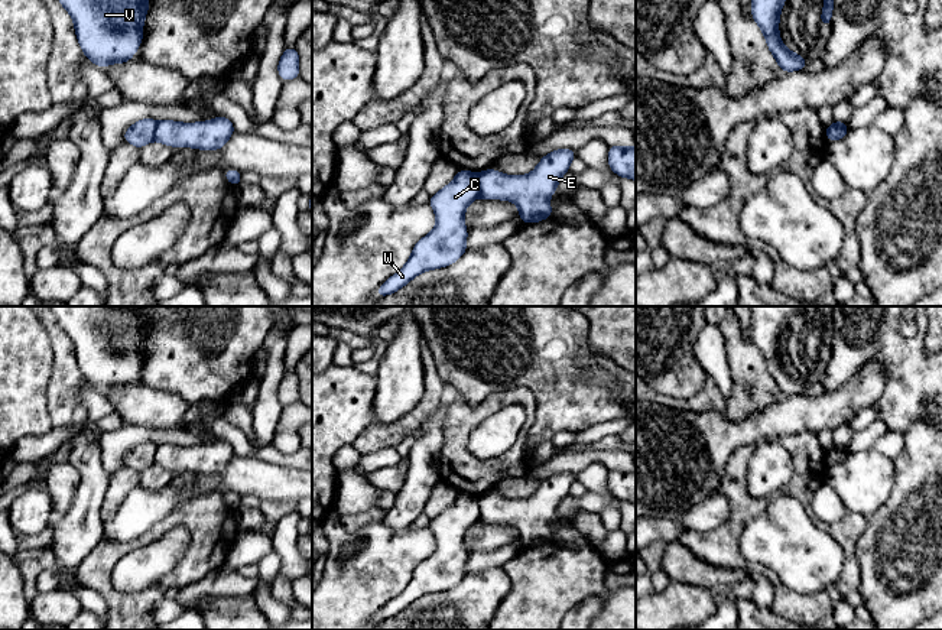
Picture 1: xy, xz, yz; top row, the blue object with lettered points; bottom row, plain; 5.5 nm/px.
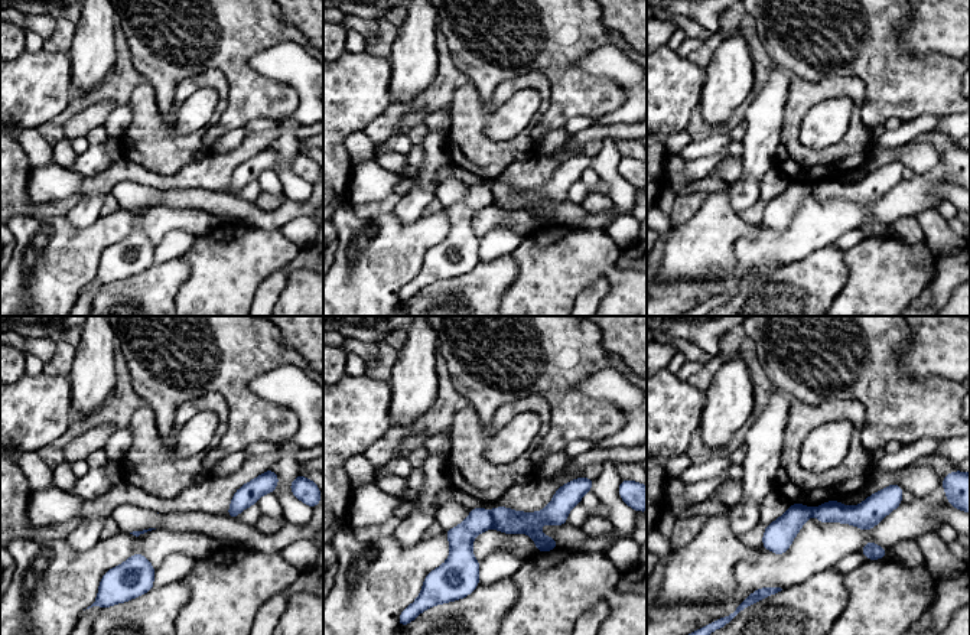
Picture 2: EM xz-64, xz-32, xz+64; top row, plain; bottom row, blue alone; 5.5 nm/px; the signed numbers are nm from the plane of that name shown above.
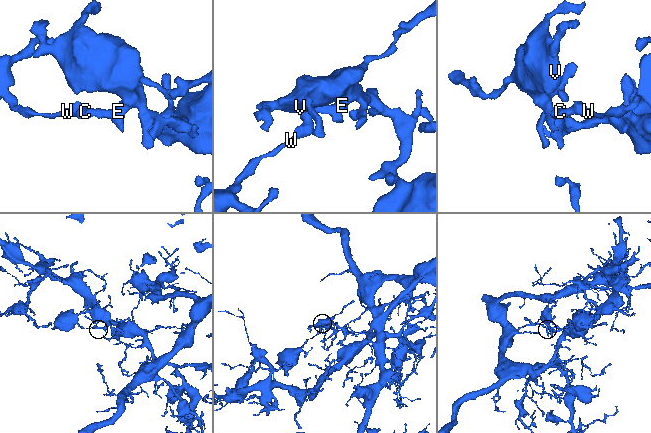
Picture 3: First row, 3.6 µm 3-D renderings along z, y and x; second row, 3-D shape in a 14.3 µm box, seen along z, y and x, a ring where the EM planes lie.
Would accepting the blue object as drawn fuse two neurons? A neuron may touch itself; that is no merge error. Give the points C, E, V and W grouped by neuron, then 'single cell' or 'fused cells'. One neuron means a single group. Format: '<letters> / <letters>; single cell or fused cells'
C W / E V; fused cells

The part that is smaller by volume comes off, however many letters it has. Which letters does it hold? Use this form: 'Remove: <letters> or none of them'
Remove: C, W

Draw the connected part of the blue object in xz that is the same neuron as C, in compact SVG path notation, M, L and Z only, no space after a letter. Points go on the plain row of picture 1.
M462 493L451 507L431 519L428 527L436 539L435 552L413 569L407 587L381 607L376 620L394 617L418 598L455 587L468 574L464 536L480 517L478 497Z

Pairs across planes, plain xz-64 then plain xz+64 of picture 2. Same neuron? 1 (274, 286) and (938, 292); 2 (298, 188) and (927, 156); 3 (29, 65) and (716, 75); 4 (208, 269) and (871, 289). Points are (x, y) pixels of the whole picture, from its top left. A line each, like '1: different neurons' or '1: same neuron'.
1: same neuron
2: same neuron
3: different neurons
4: same neuron

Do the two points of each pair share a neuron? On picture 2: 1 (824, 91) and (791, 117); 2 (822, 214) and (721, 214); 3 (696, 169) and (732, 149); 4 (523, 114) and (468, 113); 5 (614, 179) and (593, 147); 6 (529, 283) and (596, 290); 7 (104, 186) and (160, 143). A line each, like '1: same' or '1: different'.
1: same
2: different
3: same
4: different
5: different
6: different
7: different

